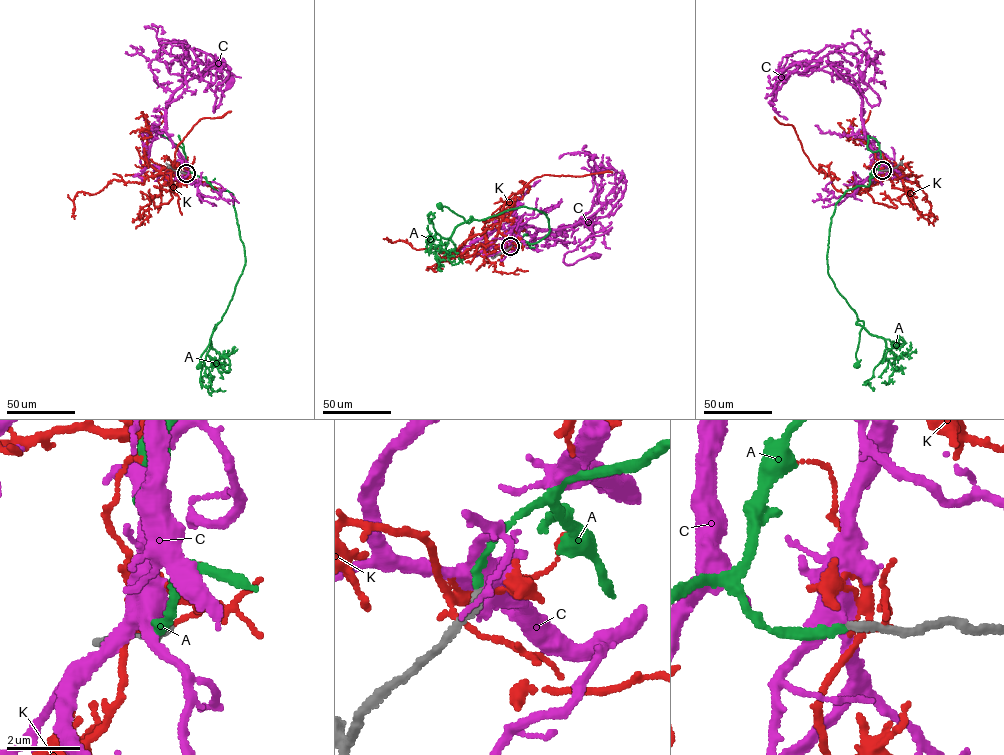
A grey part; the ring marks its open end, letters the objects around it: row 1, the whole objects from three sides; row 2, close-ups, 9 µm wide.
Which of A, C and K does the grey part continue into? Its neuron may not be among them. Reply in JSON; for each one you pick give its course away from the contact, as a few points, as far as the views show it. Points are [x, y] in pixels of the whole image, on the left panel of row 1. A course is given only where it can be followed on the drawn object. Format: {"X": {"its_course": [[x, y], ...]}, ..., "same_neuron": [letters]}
{"A": {"its_course": [[186, 173], [194, 172], [214, 189], [233, 195], [245, 260], [199, 366]]}, "same_neuron": ["A"]}

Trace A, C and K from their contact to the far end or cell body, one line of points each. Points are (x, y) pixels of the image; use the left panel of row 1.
A: (186, 173), (194, 172), (214, 189), (233, 195), (245, 260), (199, 366)
C: (186, 172), (187, 163), (166, 130), (168, 100), (211, 66), (227, 66), (214, 111), (229, 79)
K: (186, 173), (178, 181), (174, 176), (168, 178), (171, 190), (178, 145), (201, 119), (223, 117), (231, 111)

